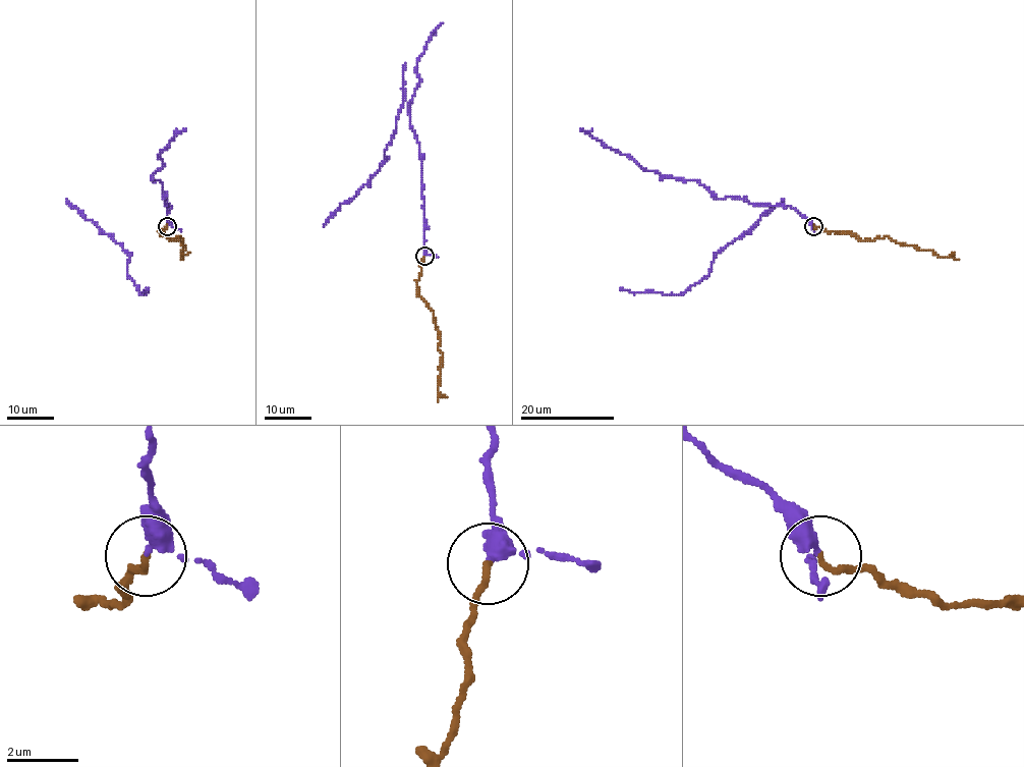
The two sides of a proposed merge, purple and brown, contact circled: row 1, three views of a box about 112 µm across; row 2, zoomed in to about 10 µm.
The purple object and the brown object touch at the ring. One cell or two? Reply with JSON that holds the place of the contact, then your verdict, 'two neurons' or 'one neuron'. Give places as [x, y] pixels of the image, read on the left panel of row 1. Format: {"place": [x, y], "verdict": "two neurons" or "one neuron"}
{"place": [167, 226], "verdict": "one neuron"}

